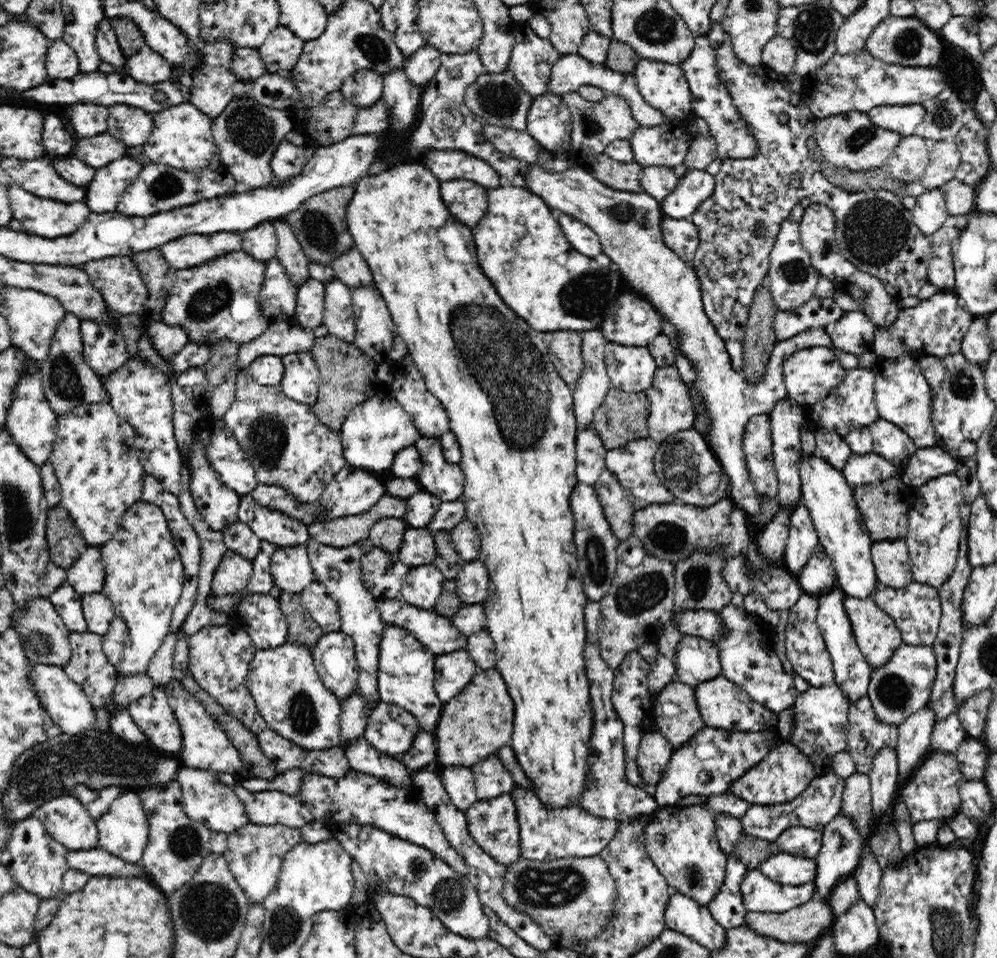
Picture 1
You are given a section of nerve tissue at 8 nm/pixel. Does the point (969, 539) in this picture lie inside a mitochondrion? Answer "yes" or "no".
no

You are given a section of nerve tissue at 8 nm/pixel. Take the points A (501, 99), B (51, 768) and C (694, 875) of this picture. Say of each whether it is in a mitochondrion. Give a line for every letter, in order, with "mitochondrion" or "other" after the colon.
A: mitochondrion
B: mitochondrion
C: mitochondrion

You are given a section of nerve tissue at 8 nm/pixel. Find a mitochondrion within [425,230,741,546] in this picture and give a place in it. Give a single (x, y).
(506, 364)

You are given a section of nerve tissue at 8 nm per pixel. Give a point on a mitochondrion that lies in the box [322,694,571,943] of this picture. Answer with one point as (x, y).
(448, 895)

